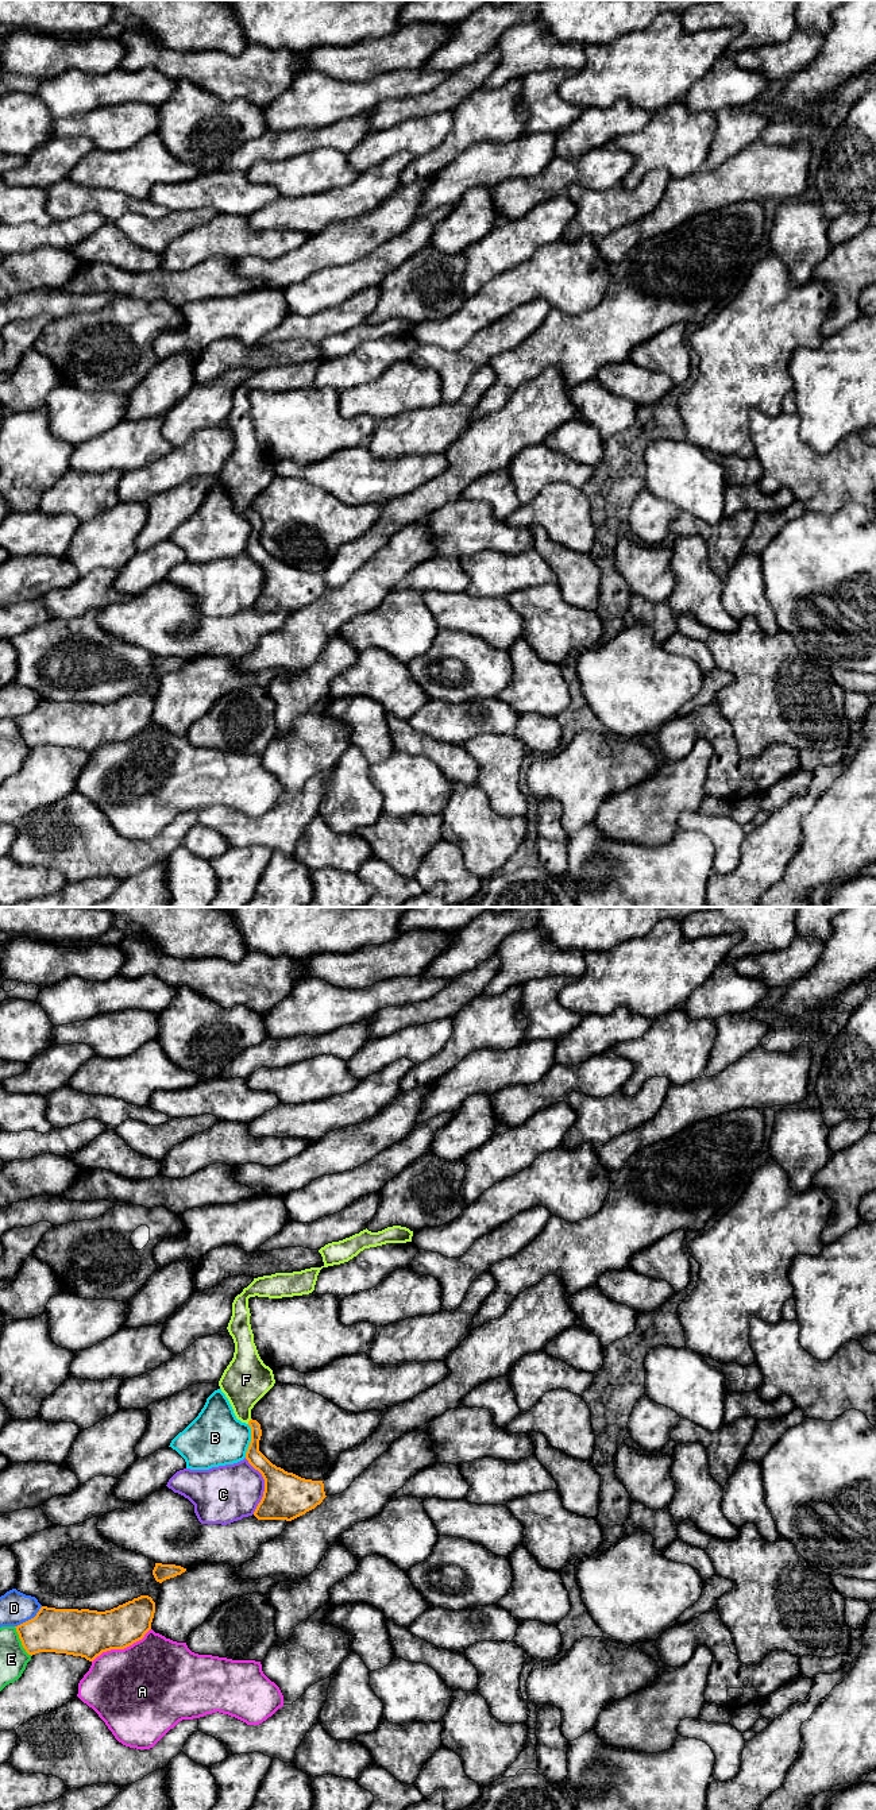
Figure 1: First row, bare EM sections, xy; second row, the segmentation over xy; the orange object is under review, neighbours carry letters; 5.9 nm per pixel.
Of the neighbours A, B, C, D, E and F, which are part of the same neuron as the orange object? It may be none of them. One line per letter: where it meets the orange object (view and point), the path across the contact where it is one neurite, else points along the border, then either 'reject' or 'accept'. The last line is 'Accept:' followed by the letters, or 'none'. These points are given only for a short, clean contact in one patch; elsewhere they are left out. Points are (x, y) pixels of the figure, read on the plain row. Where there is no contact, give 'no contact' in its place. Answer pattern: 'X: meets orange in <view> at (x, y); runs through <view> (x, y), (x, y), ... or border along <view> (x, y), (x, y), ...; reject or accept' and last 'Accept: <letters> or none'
A: meets orange in xy at (122, 741); reject
B: meets orange in xy at (251, 533); border along xy (249, 517), (250, 537), (244, 550); reject
C: meets orange in xy at (265, 579); reject
D: meets orange in xy at (29, 713); reject
E: meets orange in xy at (20, 733); reject
F: meets orange in xy at (249, 514); runs through xy (257, 552), (254, 520), (249, 514), (244, 509), (246, 473); accept
Accept: F

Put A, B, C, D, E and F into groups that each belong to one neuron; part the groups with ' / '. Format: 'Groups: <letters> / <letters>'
Groups: A / B / C / D / E / F

